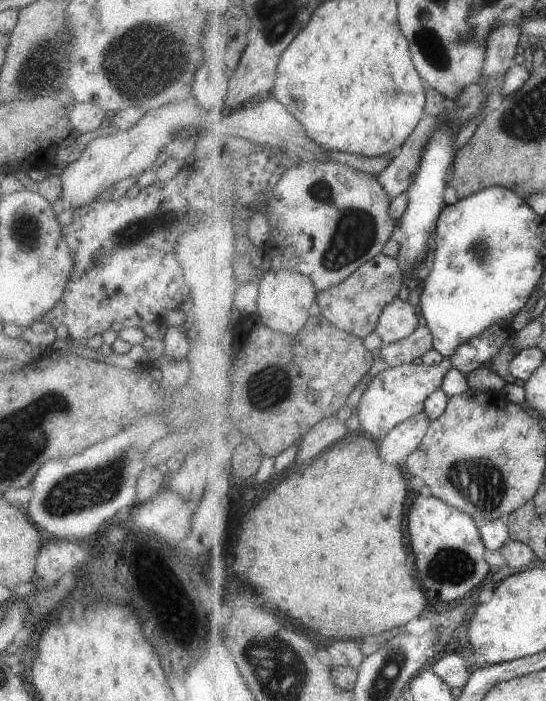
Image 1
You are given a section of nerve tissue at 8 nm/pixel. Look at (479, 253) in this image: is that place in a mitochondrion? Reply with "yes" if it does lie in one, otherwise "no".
yes

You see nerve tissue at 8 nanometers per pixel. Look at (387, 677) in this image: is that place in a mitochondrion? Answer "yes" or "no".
yes

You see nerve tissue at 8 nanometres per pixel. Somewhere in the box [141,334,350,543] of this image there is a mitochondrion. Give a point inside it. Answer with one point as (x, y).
(267, 385)

